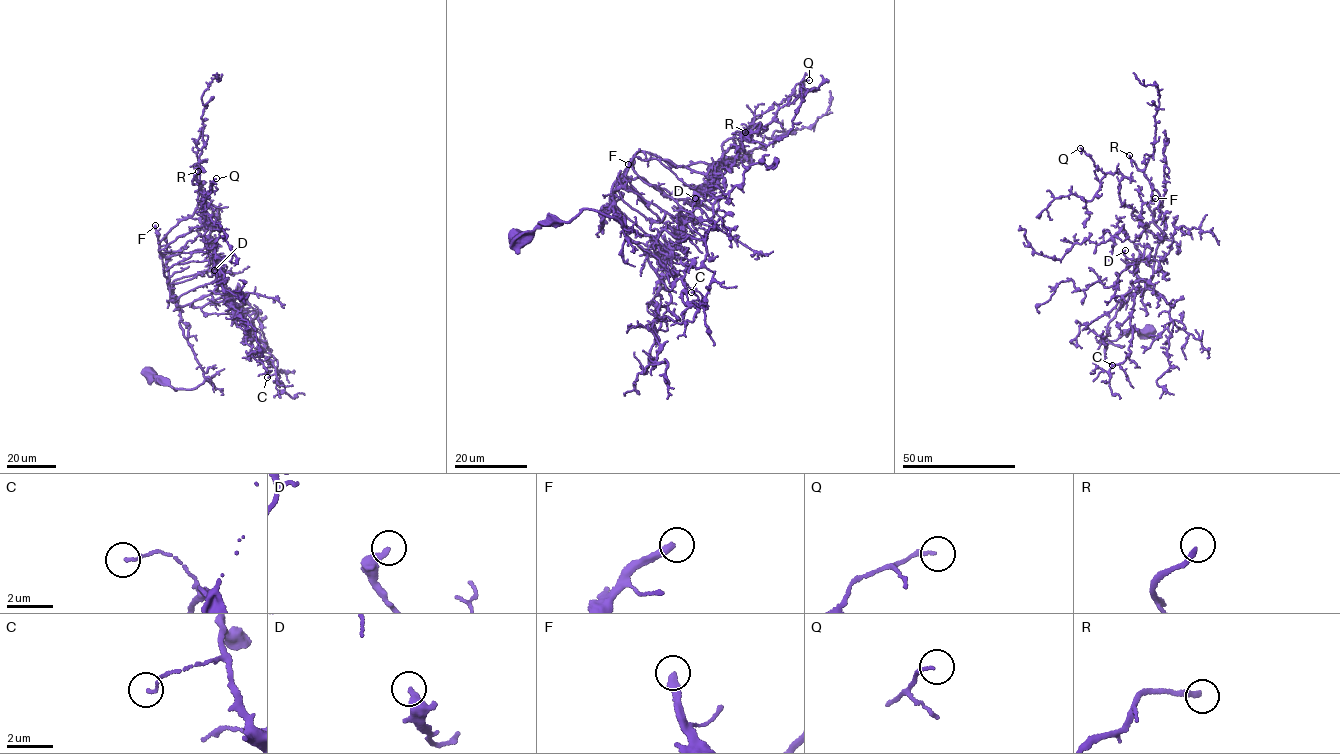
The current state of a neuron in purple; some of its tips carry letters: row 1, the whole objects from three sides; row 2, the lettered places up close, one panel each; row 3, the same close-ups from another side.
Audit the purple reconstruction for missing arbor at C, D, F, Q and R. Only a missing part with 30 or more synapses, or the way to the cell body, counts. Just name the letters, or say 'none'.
F, R

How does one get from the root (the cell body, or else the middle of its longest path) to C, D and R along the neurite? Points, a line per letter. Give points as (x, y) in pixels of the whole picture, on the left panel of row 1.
C: (149, 374), (175, 390), (204, 379), (171, 291), (182, 306), (211, 294), (236, 305), (273, 362), (267, 377)
D: (149, 374), (175, 390), (203, 382), (169, 292), (173, 301), (209, 284), (220, 273), (214, 270)
R: (149, 374), (175, 390), (204, 379), (159, 250), (202, 200), (204, 191), (192, 182), (198, 171)

